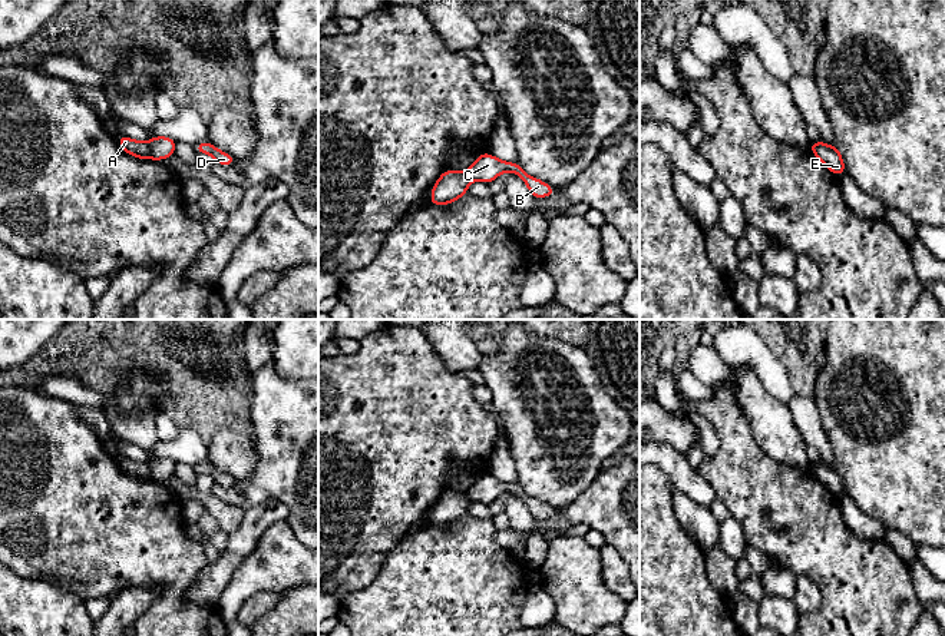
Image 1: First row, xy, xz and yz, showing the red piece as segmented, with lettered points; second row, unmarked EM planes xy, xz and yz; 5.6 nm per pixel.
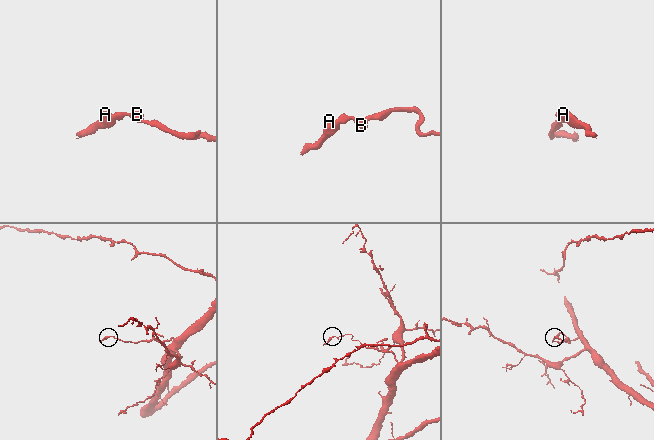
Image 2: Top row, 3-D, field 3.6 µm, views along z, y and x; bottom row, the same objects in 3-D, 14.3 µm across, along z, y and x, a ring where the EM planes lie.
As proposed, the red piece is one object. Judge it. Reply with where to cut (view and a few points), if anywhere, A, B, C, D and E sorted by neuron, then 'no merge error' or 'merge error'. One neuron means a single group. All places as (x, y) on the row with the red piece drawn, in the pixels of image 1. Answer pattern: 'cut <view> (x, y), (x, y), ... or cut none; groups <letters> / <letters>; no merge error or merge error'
cut xy (146, 142), (152, 158); groups A E / B C D; merge error

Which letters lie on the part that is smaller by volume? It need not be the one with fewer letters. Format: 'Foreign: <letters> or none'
Foreign: A, E

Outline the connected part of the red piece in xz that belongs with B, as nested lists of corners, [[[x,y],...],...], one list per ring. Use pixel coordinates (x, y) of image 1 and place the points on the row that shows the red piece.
[[[489,152],[480,153],[466,172],[470,180],[479,180],[489,185],[506,170],[518,175],[535,199],[549,198],[556,193],[551,185],[528,175],[518,162],[500,160]]]

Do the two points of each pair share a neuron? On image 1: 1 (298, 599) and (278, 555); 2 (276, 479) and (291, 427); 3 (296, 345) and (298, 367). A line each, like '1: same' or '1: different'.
1: different
2: same
3: same

